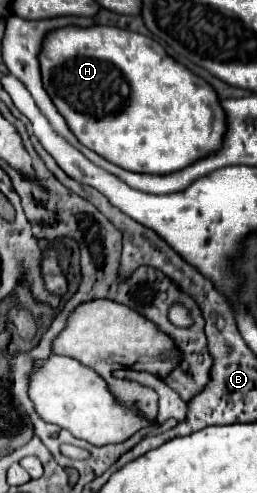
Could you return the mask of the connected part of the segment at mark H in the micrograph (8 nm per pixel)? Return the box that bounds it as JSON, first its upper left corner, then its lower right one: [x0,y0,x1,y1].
[37,25,225,175]

